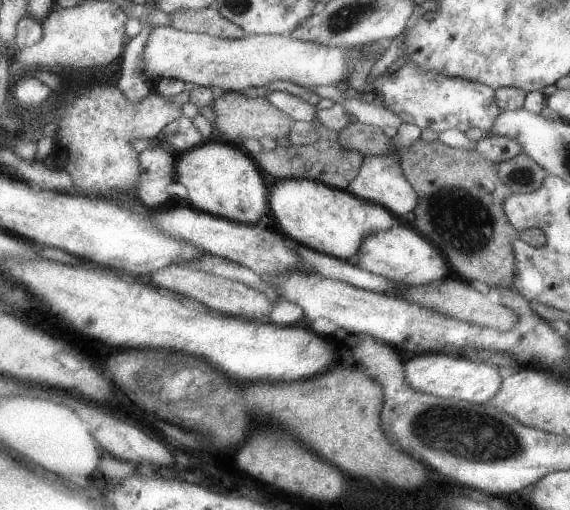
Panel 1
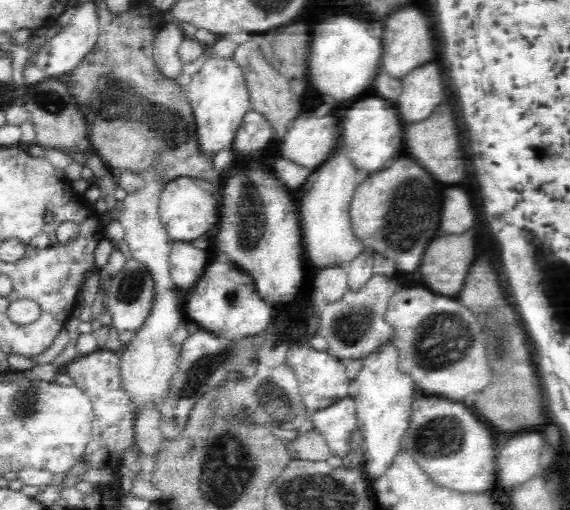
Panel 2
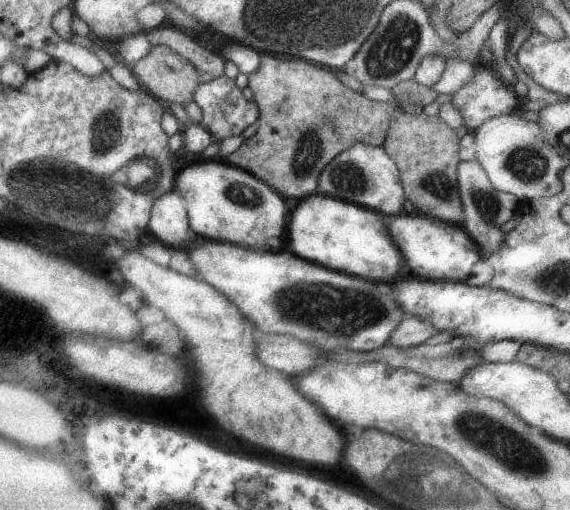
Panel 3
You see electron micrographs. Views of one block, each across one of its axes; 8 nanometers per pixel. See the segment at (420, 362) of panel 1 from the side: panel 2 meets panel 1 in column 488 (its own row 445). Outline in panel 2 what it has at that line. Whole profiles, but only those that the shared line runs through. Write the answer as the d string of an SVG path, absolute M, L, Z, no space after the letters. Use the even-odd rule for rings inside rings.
M391 342L380 346L377 352L364 358L361 372L354 379L358 383L358 391L353 399L356 401L358 429L363 436L364 459L361 469L369 482L384 475L401 454L402 438L409 427L415 388L412 378L398 370L398 357L398 351Z

